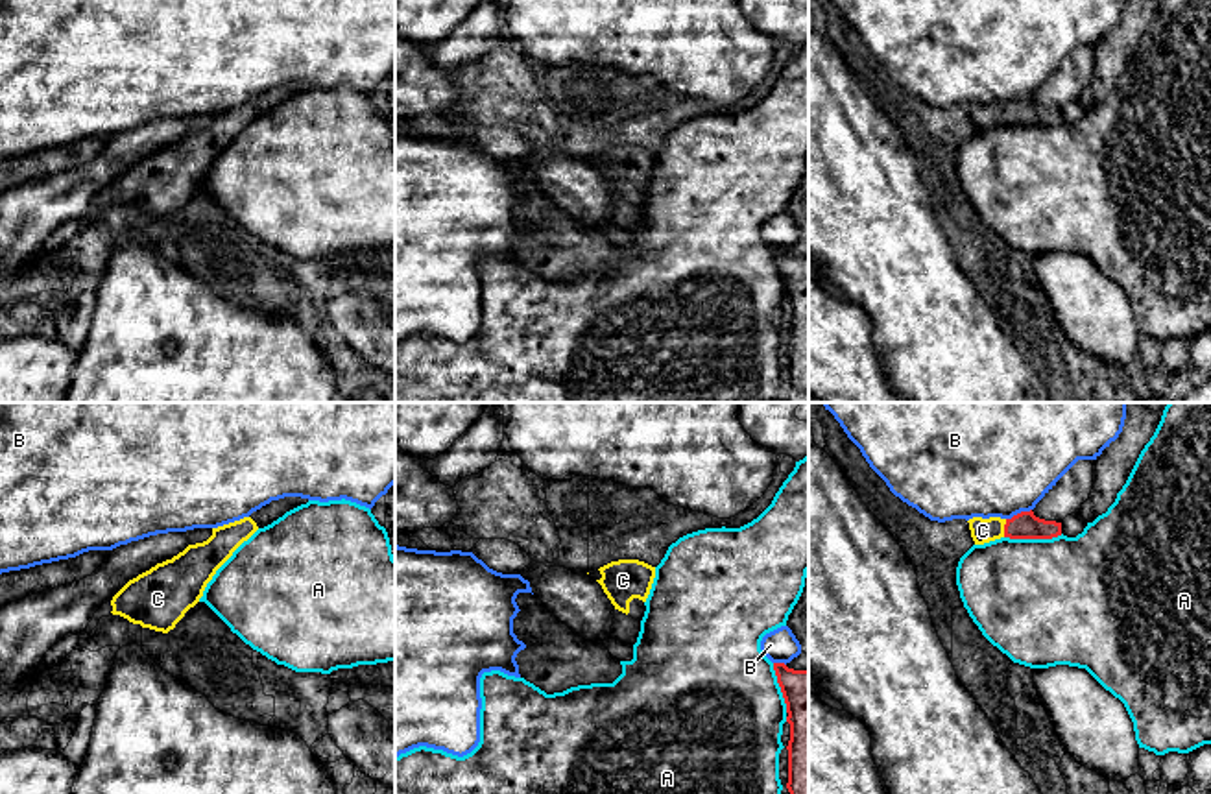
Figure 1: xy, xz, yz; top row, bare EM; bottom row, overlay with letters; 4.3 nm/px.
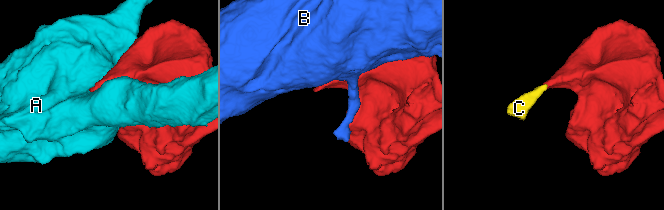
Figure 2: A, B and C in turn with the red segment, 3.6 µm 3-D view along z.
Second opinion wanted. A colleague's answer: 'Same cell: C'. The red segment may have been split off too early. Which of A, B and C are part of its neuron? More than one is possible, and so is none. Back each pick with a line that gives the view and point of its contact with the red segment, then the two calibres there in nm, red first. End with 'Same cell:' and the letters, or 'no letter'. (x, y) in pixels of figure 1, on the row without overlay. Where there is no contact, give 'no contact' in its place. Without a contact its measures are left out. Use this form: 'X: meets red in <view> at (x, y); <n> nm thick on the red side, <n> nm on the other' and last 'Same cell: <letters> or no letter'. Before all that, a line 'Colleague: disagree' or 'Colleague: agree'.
Colleague: agree
C: meets red in yz at (1005, 115); 120 nm thick on the red side, 110 nm on the other
Same cell: C

